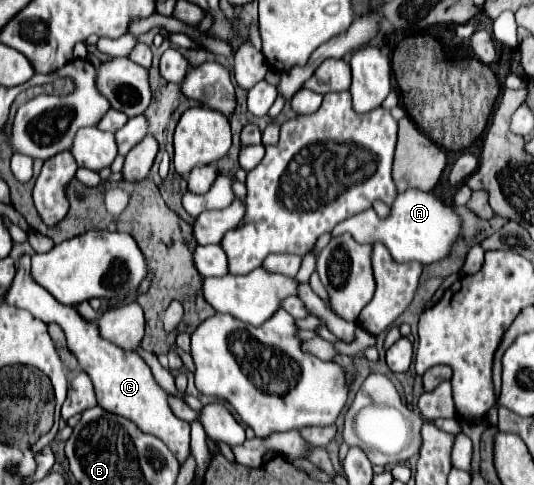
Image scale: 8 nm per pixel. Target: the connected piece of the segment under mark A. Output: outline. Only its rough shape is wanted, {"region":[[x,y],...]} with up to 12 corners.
{"region":[[431,192],[397,194],[369,208],[331,236],[381,242],[397,262],[449,254],[461,222]]}

